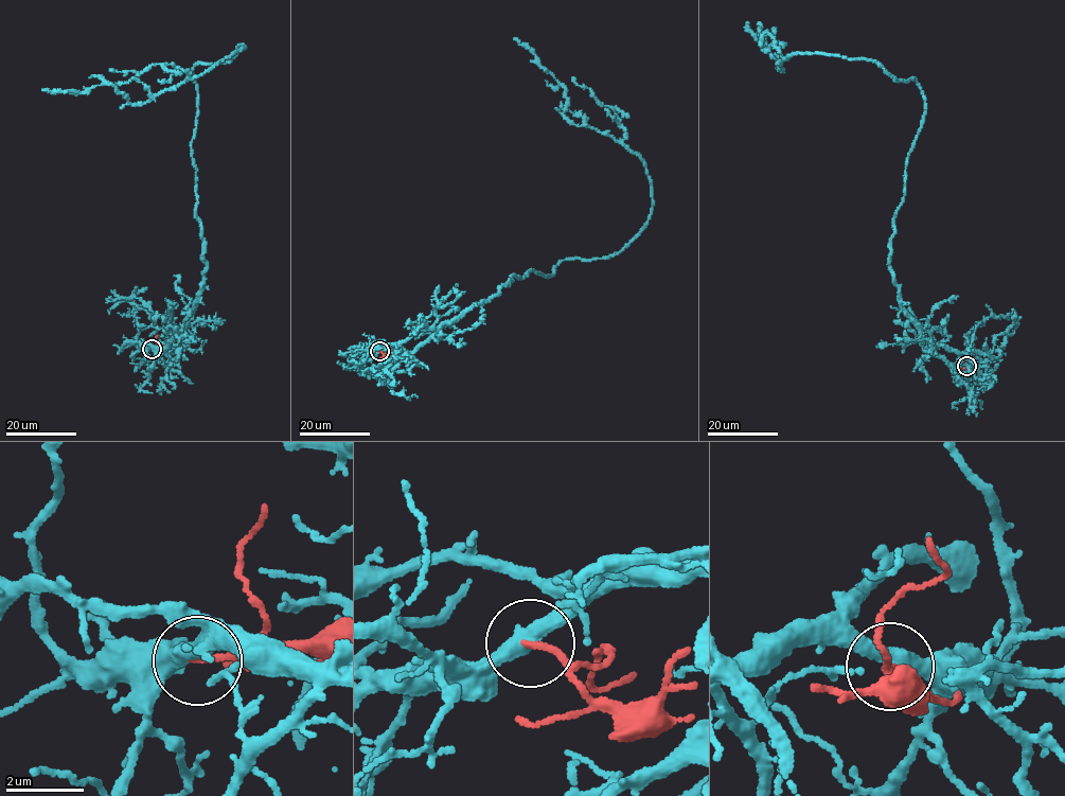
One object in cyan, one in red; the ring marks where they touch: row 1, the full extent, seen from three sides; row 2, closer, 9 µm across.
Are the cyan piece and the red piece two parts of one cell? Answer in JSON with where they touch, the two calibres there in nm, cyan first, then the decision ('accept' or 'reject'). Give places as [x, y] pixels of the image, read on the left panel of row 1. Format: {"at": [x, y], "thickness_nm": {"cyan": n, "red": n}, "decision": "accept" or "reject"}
{"at": [152, 349], "thickness_nm": {"cyan": 400, "red": 150}, "decision": "reject"}

